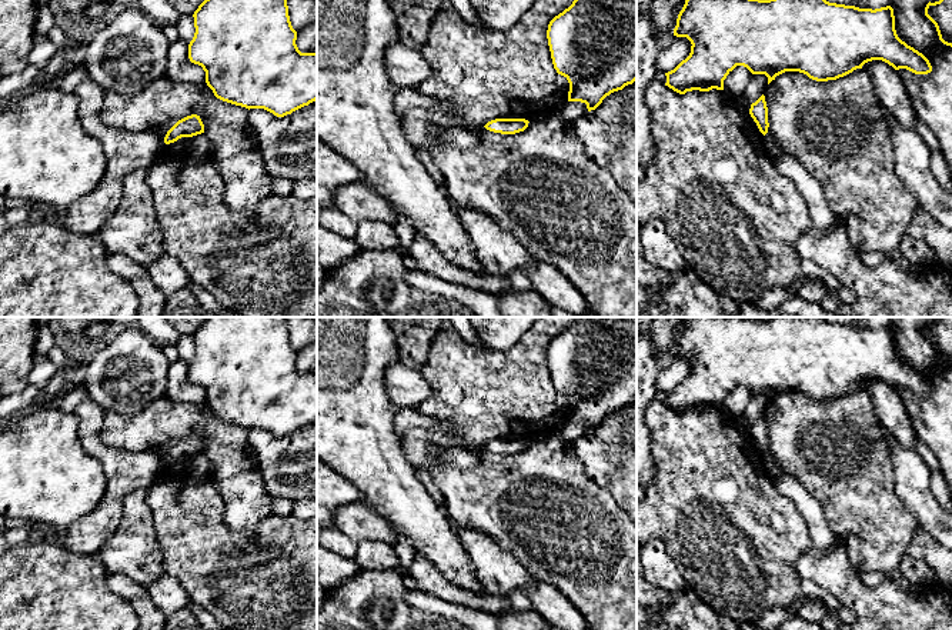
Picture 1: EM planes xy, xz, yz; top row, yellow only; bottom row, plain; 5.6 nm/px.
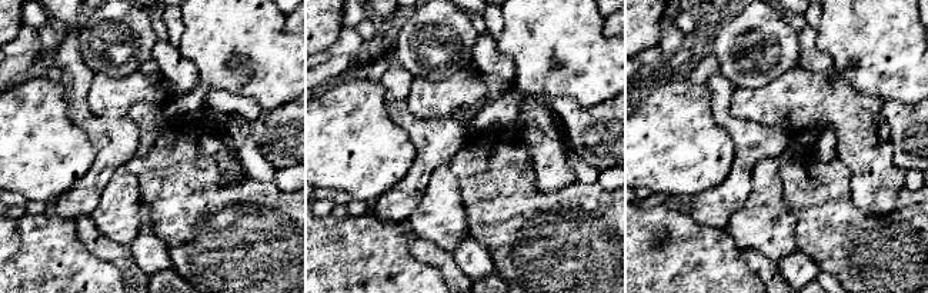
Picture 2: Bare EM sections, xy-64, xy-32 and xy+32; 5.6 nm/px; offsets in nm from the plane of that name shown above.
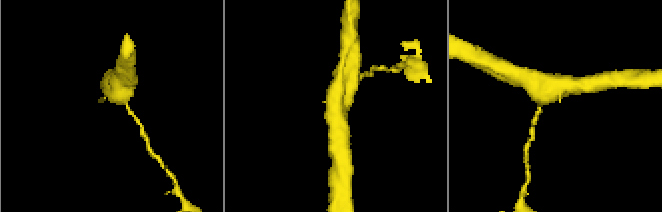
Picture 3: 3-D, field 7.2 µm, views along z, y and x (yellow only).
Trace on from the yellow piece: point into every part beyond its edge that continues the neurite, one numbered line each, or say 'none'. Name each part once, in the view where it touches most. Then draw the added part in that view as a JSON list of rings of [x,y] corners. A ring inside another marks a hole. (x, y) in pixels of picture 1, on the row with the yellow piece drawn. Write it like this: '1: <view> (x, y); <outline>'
none

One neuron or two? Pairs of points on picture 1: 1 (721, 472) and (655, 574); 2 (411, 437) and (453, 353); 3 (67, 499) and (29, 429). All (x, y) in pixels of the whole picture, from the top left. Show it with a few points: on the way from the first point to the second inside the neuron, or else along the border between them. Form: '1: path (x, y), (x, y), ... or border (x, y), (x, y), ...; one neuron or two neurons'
1: border (651, 539), (658, 539), (665, 546), (687, 582); two neurons
2: border (413, 407), (446, 422), (453, 430); two neurons
3: path (50, 482), (39, 470), (39, 446); one neuron

